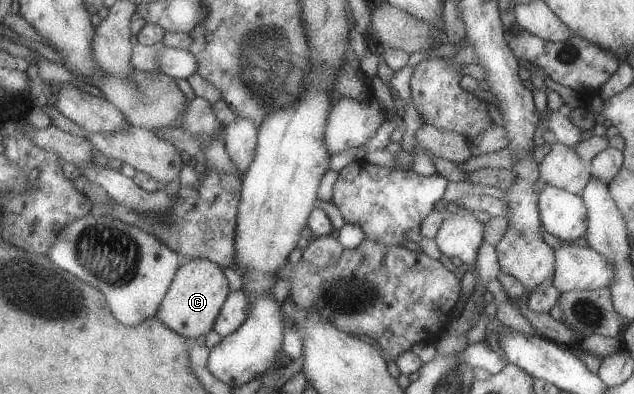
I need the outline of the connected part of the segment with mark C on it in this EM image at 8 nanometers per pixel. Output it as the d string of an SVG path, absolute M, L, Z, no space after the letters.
M192 259L180 267L166 298L162 301L157 317L186 338L198 338L215 330L222 307L229 299L231 284L225 269L210 259Z

